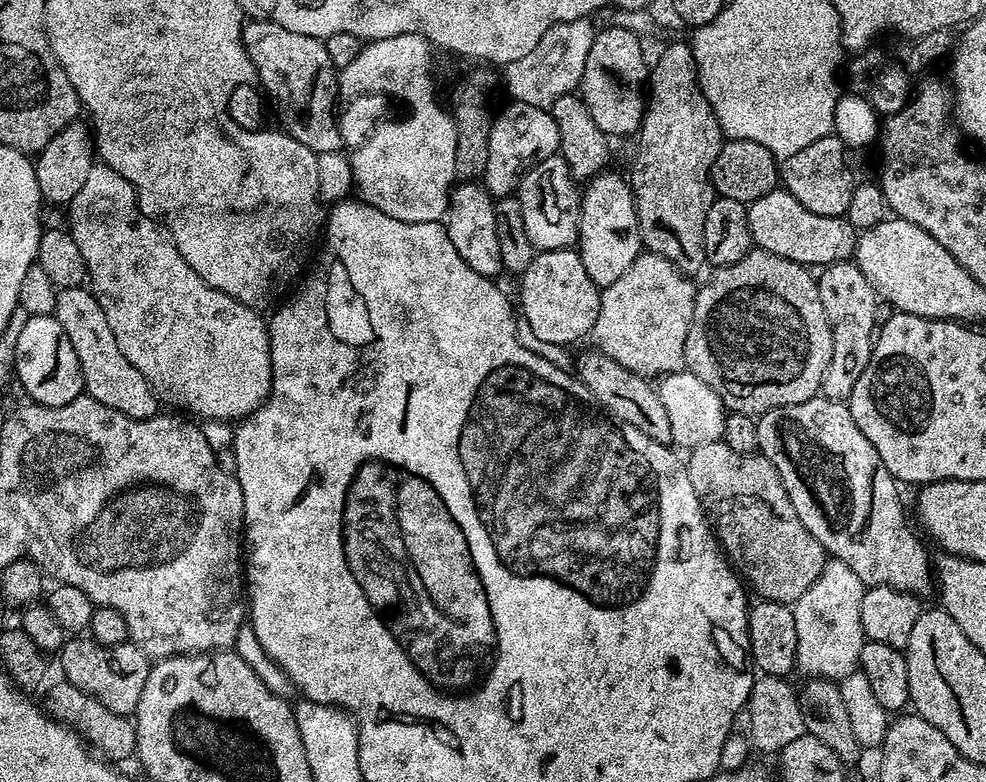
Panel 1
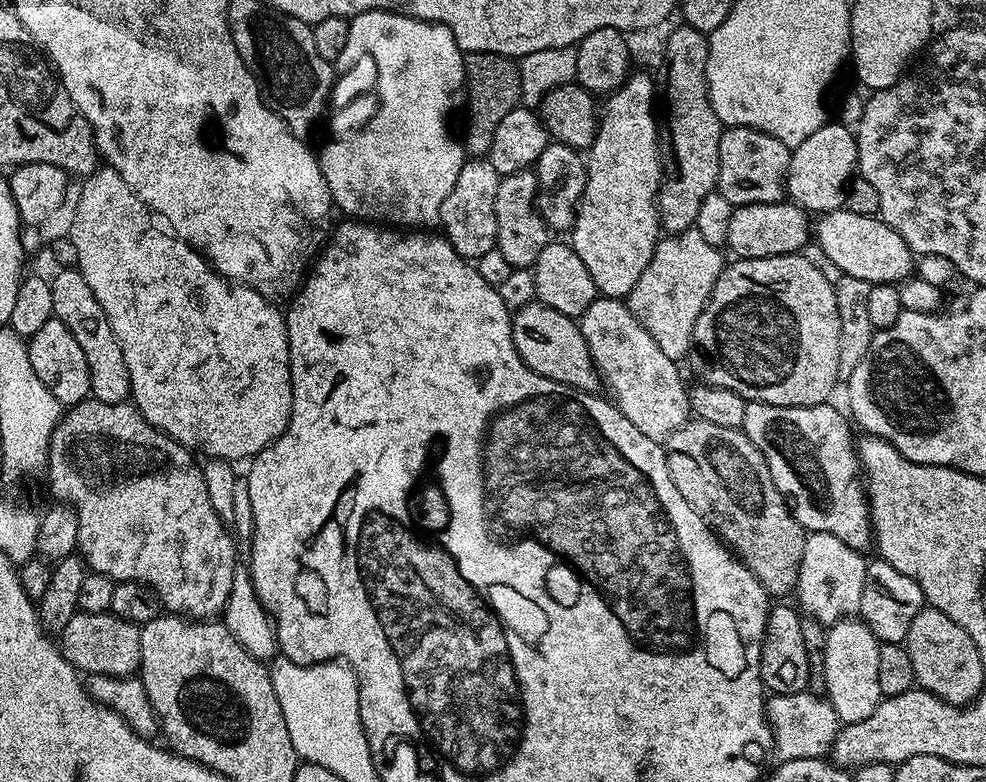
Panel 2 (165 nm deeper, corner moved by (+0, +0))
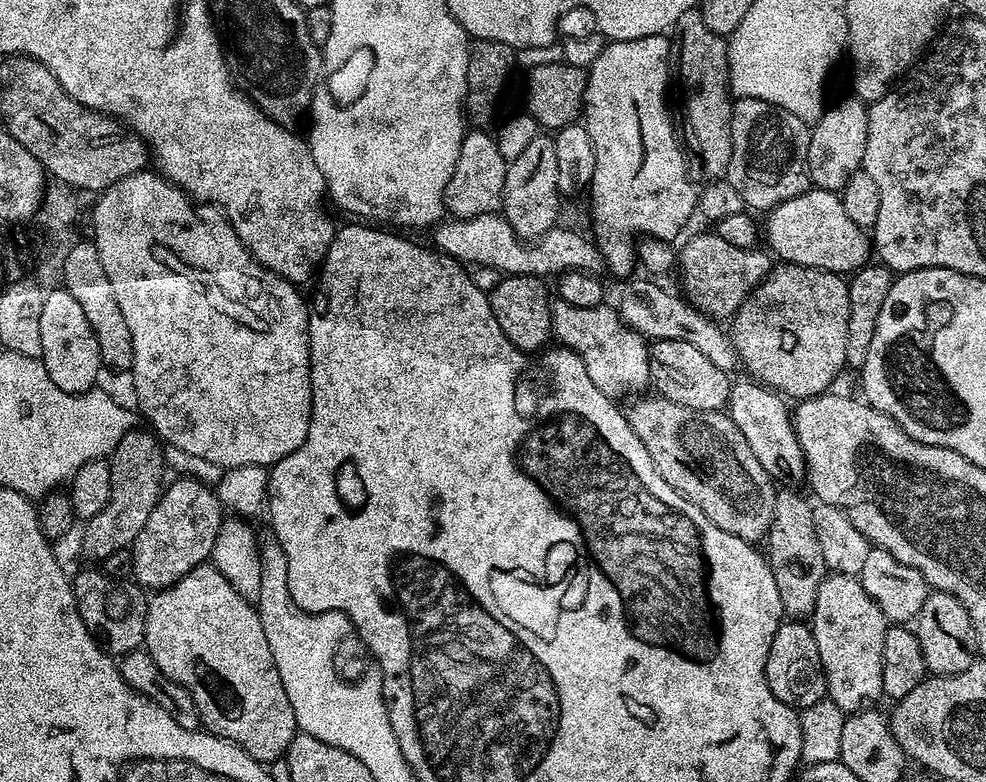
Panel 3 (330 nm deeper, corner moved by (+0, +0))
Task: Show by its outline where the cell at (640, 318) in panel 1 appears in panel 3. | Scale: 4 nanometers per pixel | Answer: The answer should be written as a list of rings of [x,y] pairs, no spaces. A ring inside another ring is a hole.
[[[711,231],[708,232],[690,237],[685,242],[684,249],[679,249],[678,273],[684,283],[682,292],[687,302],[705,316],[724,322],[736,315],[742,302],[767,278],[774,264],[773,261],[768,261],[767,251],[739,249]]]

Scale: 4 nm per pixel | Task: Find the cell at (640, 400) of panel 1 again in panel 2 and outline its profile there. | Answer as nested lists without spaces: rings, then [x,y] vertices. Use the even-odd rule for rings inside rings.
[[[533,300],[513,313],[512,337],[519,357],[536,374],[583,392],[593,393],[599,389],[599,372],[589,357],[589,347],[579,323],[573,317]]]

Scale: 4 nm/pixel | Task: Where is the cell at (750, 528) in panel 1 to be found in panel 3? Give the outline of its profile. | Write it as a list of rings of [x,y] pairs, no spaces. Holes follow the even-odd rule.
[[[651,395],[633,399],[636,401],[626,408],[626,415],[660,477],[678,495],[698,506],[718,530],[749,542],[763,541],[774,518],[777,489],[772,488],[773,477],[762,470],[762,462],[754,458],[754,450],[746,446],[742,430],[734,426],[727,411],[690,410]]]

